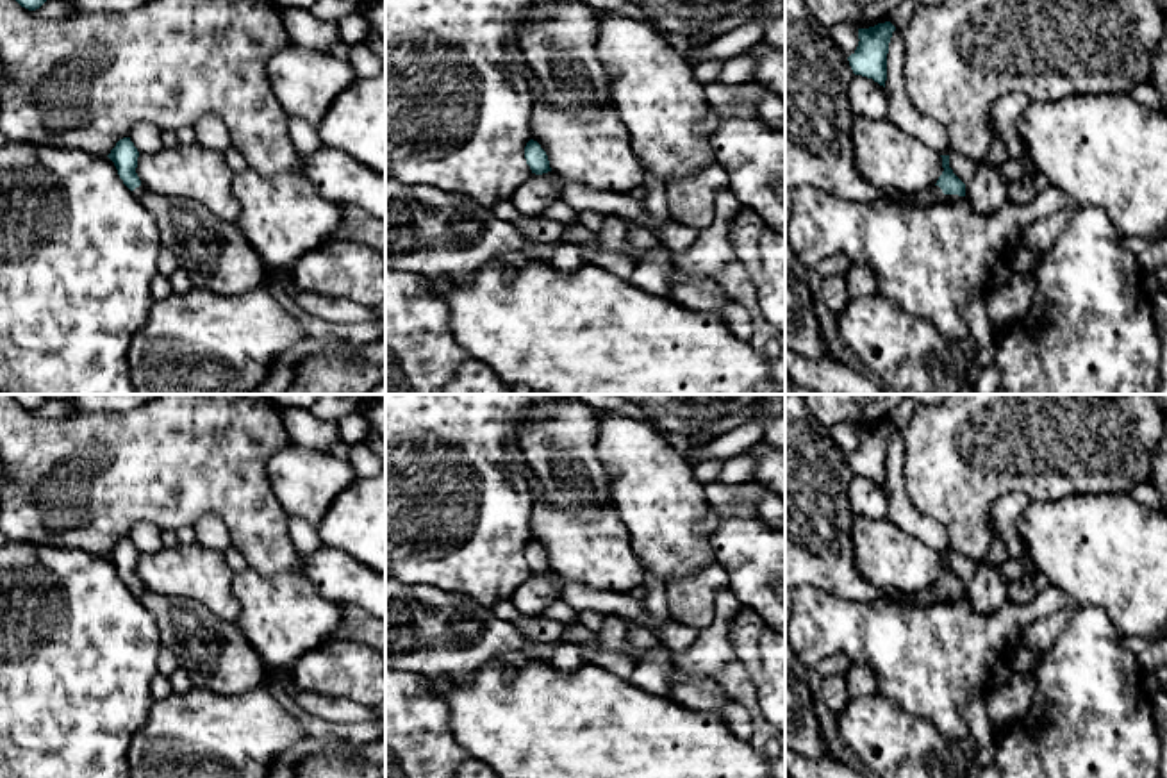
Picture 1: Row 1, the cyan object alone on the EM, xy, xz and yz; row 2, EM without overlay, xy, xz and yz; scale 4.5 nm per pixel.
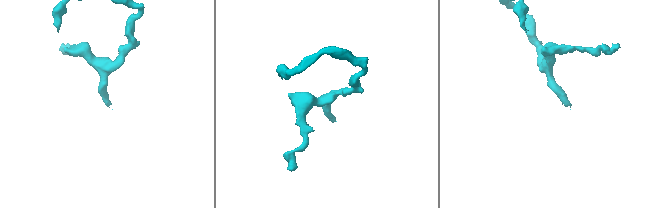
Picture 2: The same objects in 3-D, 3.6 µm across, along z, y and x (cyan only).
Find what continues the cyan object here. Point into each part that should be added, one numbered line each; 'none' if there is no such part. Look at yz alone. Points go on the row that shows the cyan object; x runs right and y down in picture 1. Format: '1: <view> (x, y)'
1: yz (934, 195)

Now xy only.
1: xy (215, 254)

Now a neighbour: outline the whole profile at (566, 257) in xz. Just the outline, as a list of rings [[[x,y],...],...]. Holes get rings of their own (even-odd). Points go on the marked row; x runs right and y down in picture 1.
[[[551,243],[553,252],[548,257],[551,266],[560,273],[575,273],[578,268],[589,264],[589,259],[582,252],[582,246],[569,243]]]

